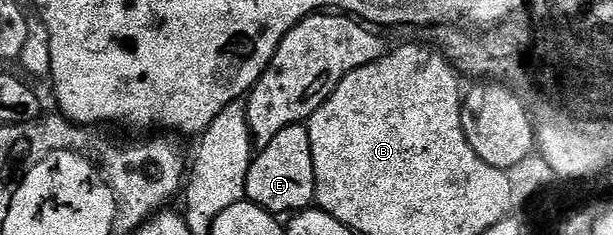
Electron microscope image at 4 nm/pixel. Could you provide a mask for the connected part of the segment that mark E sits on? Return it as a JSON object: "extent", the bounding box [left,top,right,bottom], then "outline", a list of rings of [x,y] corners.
{"extent":[244,126,316,217],"outline":[[[307,126],[284,127],[270,145],[255,152],[244,190],[247,202],[272,212],[277,217],[307,211],[316,201],[314,157],[310,153]]]}

